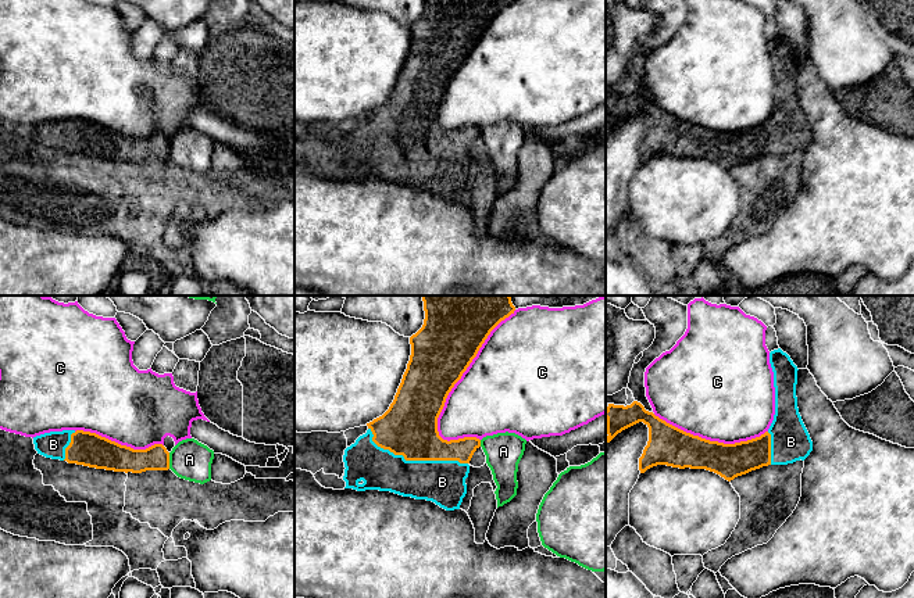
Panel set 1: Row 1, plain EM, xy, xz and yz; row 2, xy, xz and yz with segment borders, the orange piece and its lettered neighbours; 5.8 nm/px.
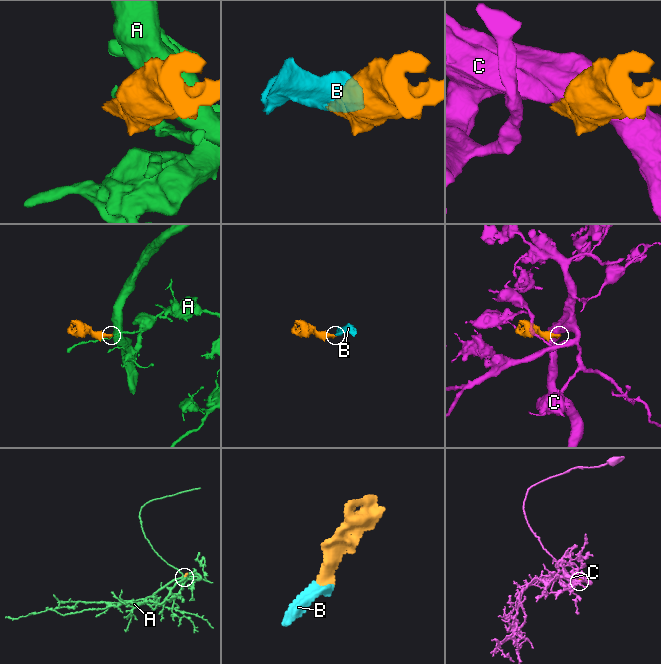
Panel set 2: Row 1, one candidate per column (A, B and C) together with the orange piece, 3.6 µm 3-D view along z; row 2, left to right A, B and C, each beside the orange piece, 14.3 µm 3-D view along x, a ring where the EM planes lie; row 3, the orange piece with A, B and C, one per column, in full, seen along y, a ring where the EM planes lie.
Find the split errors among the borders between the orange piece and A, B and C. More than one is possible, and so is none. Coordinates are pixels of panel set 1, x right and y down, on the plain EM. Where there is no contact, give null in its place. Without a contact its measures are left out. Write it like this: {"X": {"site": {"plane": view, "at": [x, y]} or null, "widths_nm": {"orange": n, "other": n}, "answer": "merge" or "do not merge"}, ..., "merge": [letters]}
{"A": {"site": {"plane": "xy", "at": [168, 150]}, "widths_nm": {"orange": 140, "other": 240}, "answer": "do not merge"}, "B": {"site": {"plane": "xz", "at": [414, 149]}, "widths_nm": {"orange": 320, "other": 260}, "answer": "merge"}, "C": {"site": {"plane": "xz", "at": [461, 64]}, "widths_nm": {"orange": 360, "other": 480}, "answer": "do not merge"}, "merge": ["B"]}

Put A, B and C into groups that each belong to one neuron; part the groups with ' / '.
A / B / C

